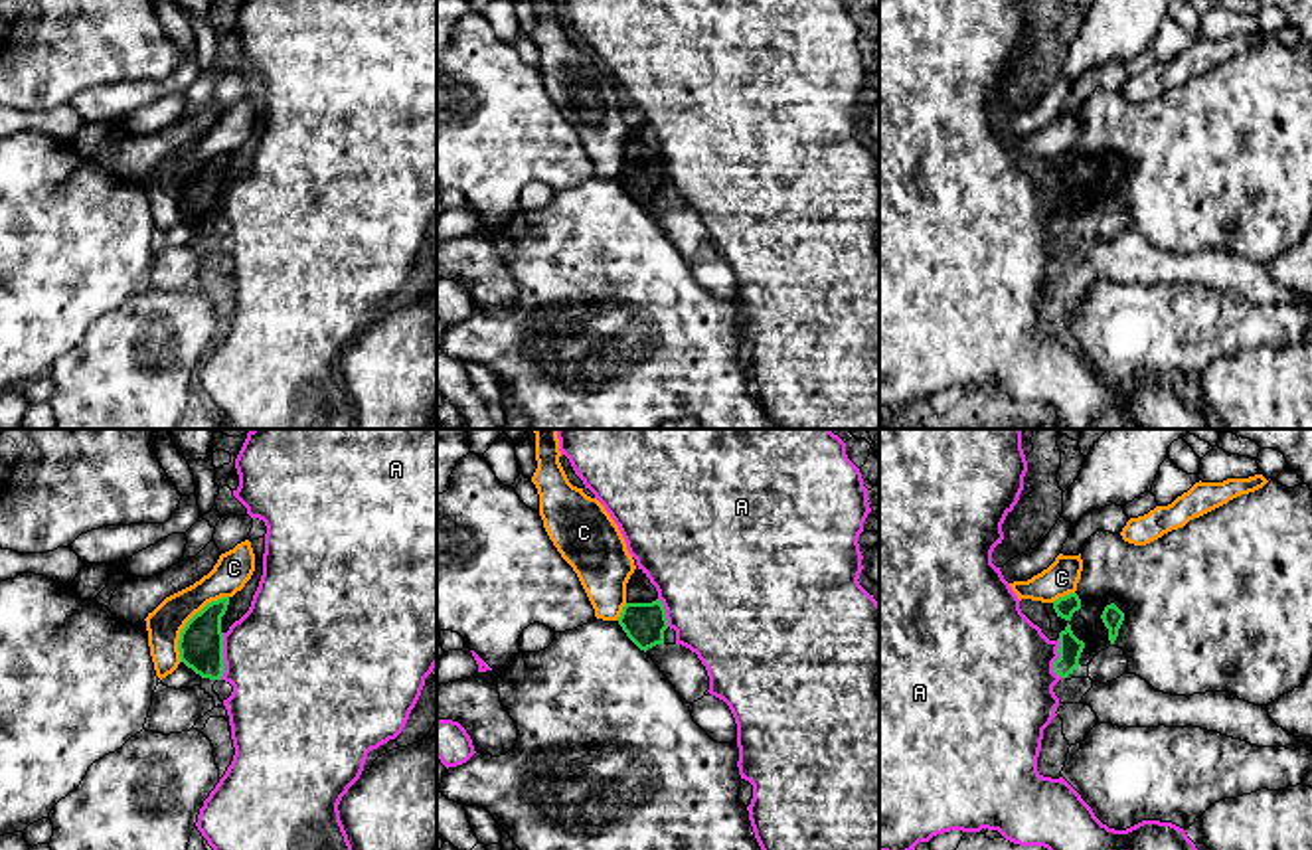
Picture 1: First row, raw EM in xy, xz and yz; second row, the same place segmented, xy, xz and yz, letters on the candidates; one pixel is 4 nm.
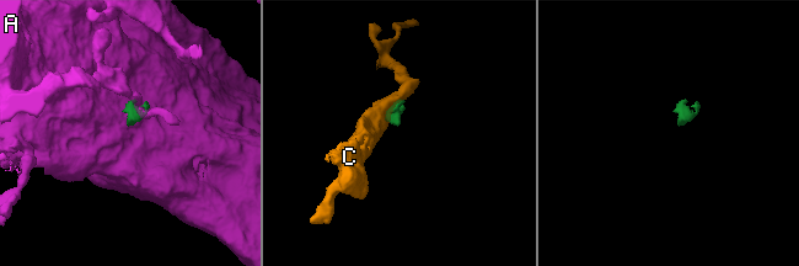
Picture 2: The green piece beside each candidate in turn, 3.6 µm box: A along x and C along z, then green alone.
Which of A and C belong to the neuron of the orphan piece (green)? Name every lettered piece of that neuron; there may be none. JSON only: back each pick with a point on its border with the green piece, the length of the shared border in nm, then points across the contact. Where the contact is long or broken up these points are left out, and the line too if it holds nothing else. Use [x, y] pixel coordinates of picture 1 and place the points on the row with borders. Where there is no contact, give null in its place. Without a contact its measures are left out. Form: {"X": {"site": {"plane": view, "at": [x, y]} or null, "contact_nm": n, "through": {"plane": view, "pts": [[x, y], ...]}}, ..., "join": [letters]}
{"join": []}

